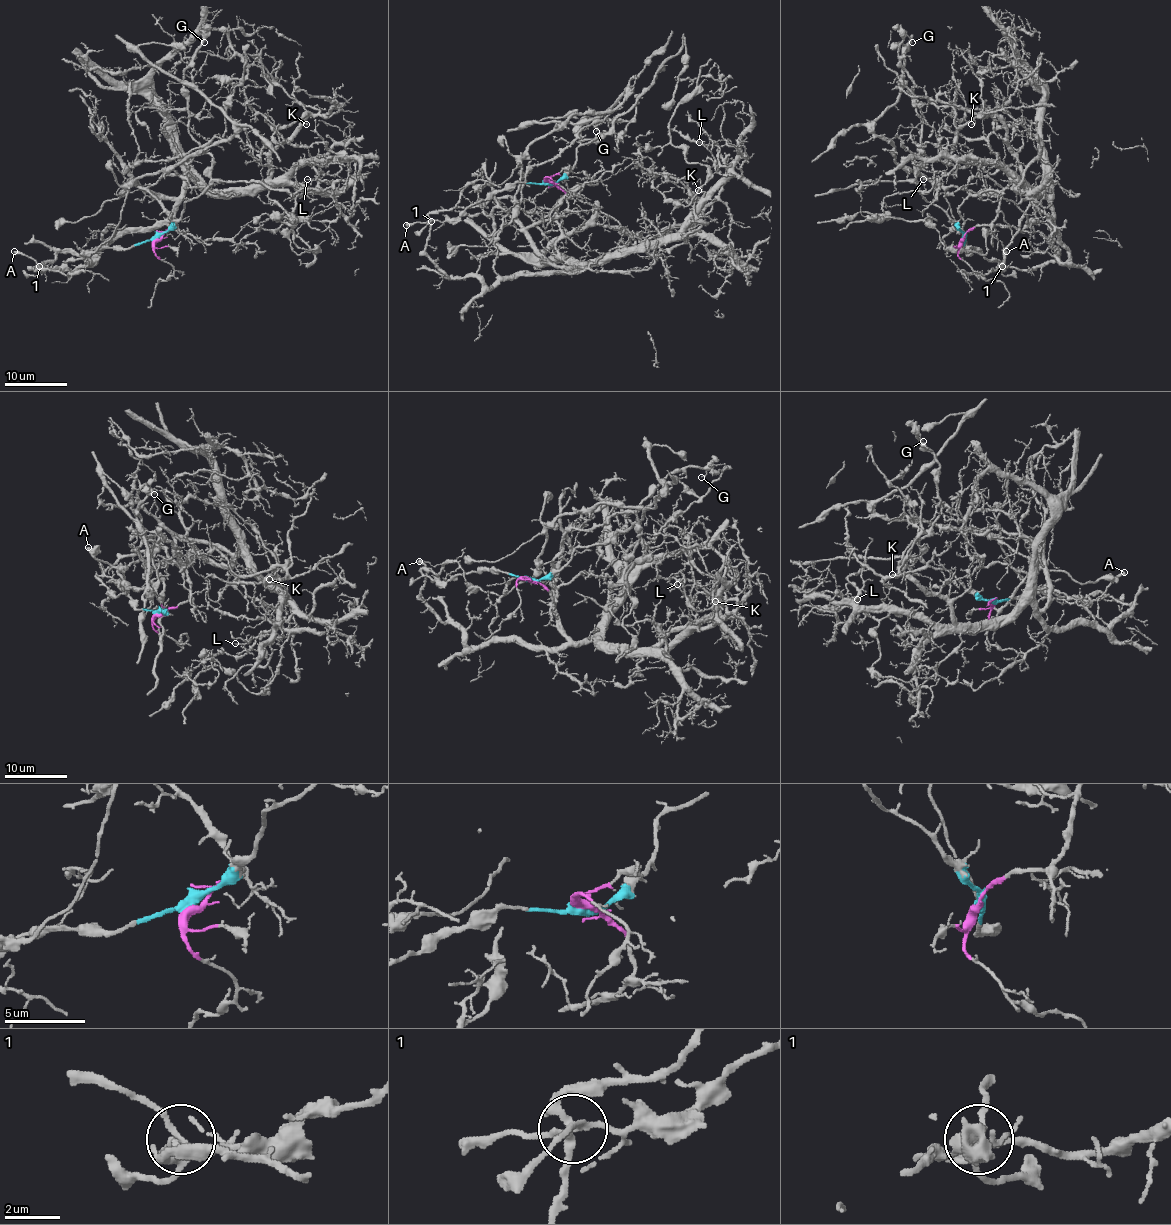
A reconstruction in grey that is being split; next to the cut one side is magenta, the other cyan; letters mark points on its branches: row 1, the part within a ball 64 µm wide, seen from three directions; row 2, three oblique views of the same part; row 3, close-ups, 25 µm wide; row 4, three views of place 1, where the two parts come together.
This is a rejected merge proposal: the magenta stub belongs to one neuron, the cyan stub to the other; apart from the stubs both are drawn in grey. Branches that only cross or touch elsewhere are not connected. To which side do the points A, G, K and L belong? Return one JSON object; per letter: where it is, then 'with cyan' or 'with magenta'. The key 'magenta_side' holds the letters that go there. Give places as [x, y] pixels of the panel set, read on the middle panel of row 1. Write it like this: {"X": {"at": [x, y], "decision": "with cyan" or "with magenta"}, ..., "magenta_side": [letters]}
{"A": {"at": [406, 225], "decision": "with cyan"}, "G": {"at": [596, 131], "decision": "with cyan"}, "K": {"at": [698, 190], "decision": "with magenta"}, "L": {"at": [699, 142], "decision": "with magenta"}, "magenta_side": ["K", "L"]}

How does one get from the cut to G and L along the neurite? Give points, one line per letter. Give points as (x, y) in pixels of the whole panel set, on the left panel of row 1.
G: (156, 238), (210, 180), (211, 155), (188, 129), (183, 88), (183, 71), (203, 35), (203, 43)
L: (156, 238), (175, 224), (135, 183), (164, 198), (191, 179), (268, 188), (289, 169), (338, 162), (307, 179)

